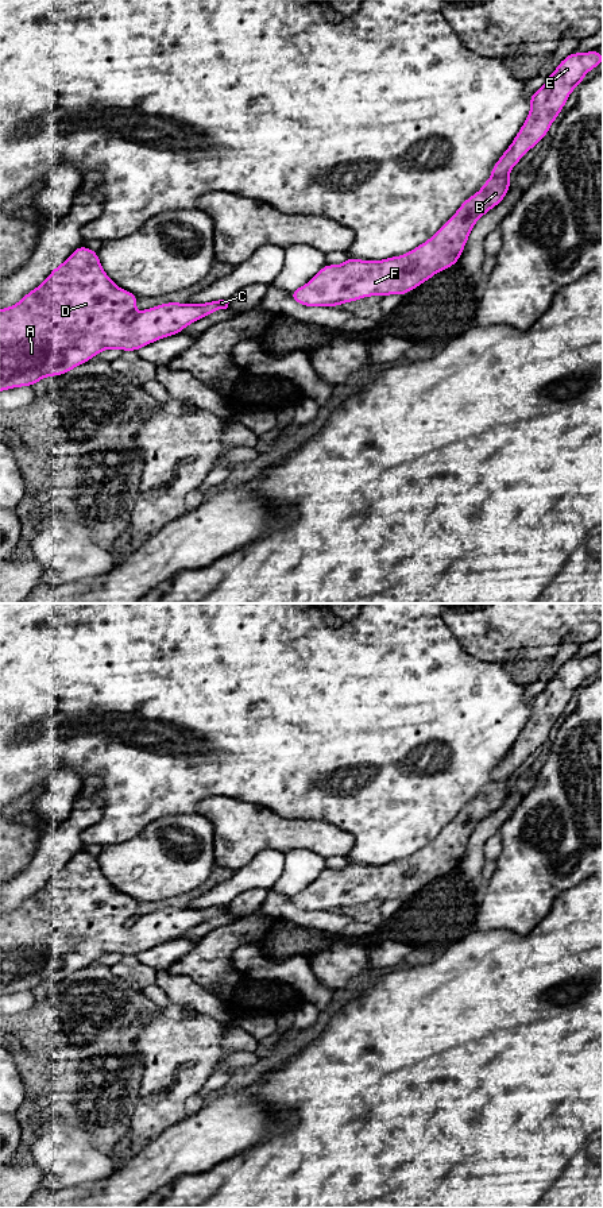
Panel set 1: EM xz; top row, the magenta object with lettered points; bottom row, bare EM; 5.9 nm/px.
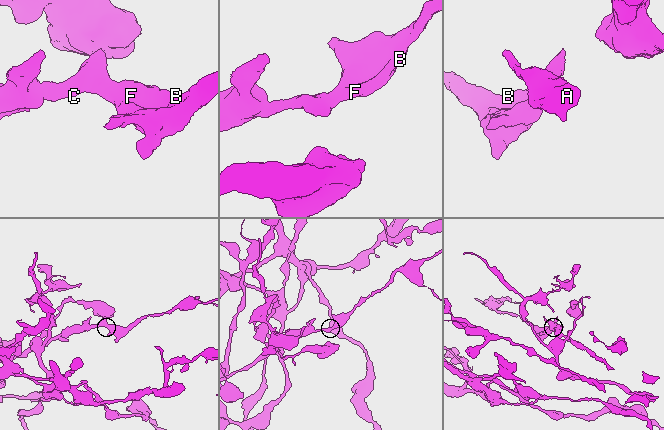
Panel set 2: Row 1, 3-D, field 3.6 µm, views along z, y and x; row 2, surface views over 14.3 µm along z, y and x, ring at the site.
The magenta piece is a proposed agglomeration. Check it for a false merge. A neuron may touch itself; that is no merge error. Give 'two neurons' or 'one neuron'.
one neuron

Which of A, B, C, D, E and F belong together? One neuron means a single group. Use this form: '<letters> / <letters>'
A B C D E F

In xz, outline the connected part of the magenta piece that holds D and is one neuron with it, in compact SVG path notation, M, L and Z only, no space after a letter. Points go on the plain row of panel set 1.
M85 850L74 854L38 892L28 896L13 911L0 914L0 996L34 991L46 981L63 980L104 954L138 956L159 943L181 938L185 931L216 915L227 914L229 908L229 904L205 908L167 907L136 918L138 903L113 888L96 856Z

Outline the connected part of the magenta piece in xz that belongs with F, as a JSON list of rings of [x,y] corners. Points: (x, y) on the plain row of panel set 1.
[[[592,655],[588,657],[572,657],[558,668],[546,687],[530,701],[529,721],[513,748],[492,771],[491,783],[483,788],[479,796],[467,803],[459,811],[457,817],[429,845],[407,858],[386,862],[383,865],[347,862],[343,869],[325,869],[308,888],[290,896],[293,904],[304,911],[331,912],[370,900],[403,900],[426,887],[434,879],[456,869],[476,826],[496,811],[507,799],[511,791],[509,777],[529,754],[546,741],[552,727],[560,719],[572,695],[577,692],[583,687],[583,682],[602,665],[603,661],[599,656]]]

